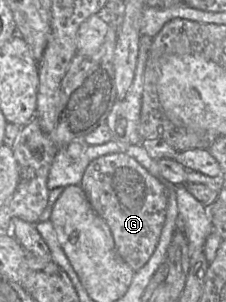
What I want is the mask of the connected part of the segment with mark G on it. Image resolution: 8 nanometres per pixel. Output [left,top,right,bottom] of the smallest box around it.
[79,152,166,272]

